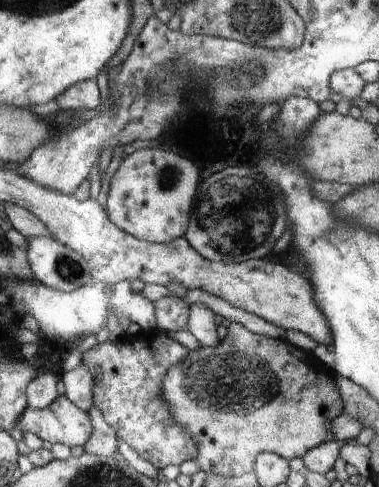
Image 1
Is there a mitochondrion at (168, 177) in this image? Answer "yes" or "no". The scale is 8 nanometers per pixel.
yes

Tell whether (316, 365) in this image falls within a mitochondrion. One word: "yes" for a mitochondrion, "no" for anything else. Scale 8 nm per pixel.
no

